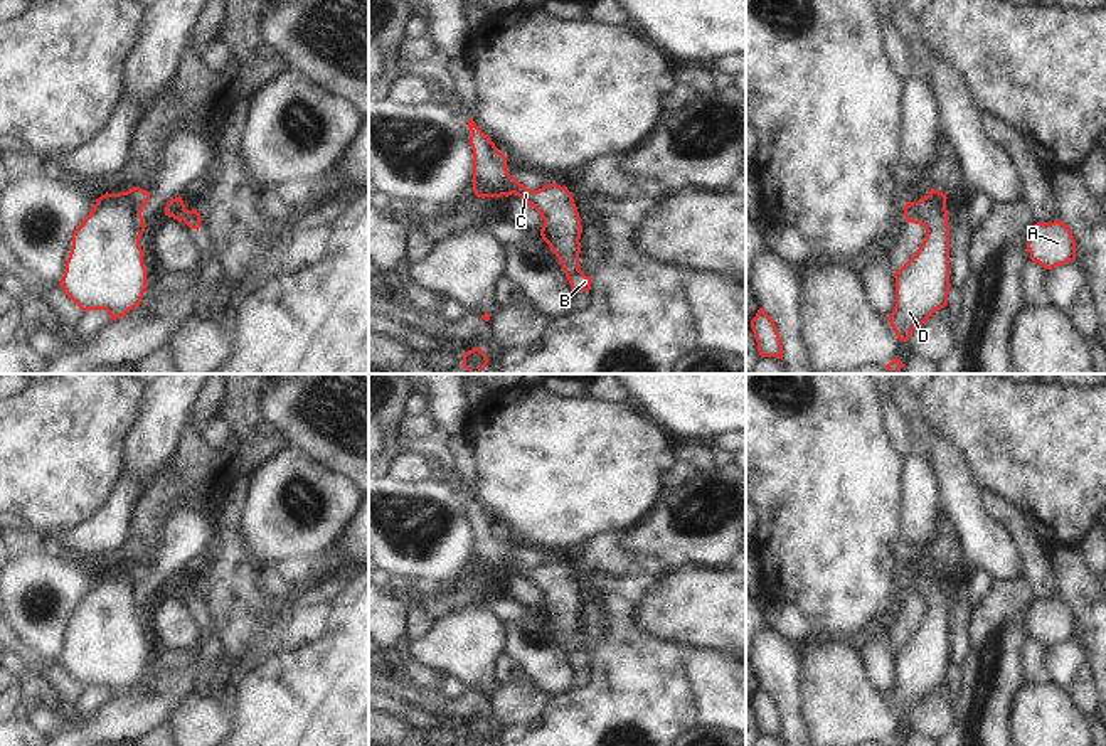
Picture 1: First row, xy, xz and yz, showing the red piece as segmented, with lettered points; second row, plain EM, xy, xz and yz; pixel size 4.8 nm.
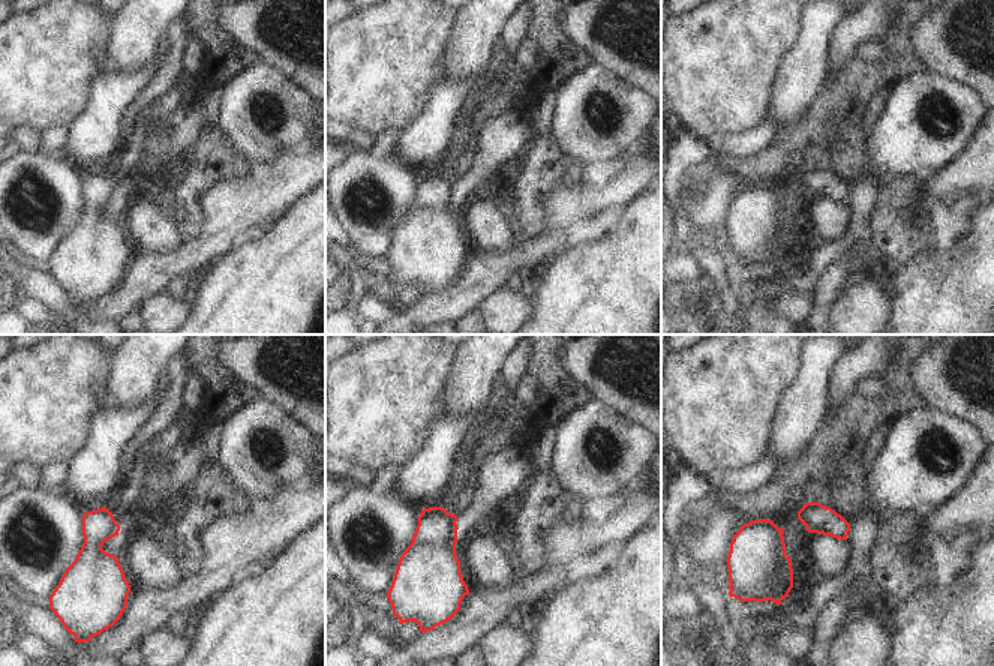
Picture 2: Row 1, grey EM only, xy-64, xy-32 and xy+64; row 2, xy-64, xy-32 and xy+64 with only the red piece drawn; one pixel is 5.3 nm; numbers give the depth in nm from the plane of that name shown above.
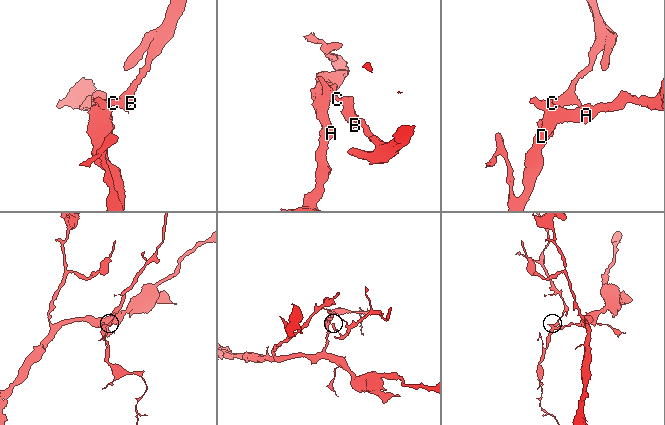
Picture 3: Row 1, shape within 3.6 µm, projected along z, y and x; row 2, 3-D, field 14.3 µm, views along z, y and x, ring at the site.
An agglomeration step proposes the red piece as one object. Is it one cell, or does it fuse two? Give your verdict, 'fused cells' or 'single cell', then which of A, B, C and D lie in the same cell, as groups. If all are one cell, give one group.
fused cells; groups A D / B C

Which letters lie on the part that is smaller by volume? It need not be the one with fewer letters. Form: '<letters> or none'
B, C

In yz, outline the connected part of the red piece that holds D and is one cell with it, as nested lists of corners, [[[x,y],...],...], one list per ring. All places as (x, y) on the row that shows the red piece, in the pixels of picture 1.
[[[929,200],[906,202],[907,222],[926,227],[926,237],[917,253],[894,273],[896,306],[887,317],[901,342],[934,312],[948,305],[949,283],[949,217],[946,205]]]

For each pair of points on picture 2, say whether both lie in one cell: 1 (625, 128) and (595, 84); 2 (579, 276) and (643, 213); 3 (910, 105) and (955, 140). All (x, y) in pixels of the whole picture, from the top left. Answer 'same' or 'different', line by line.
1: same
2: same
3: same

